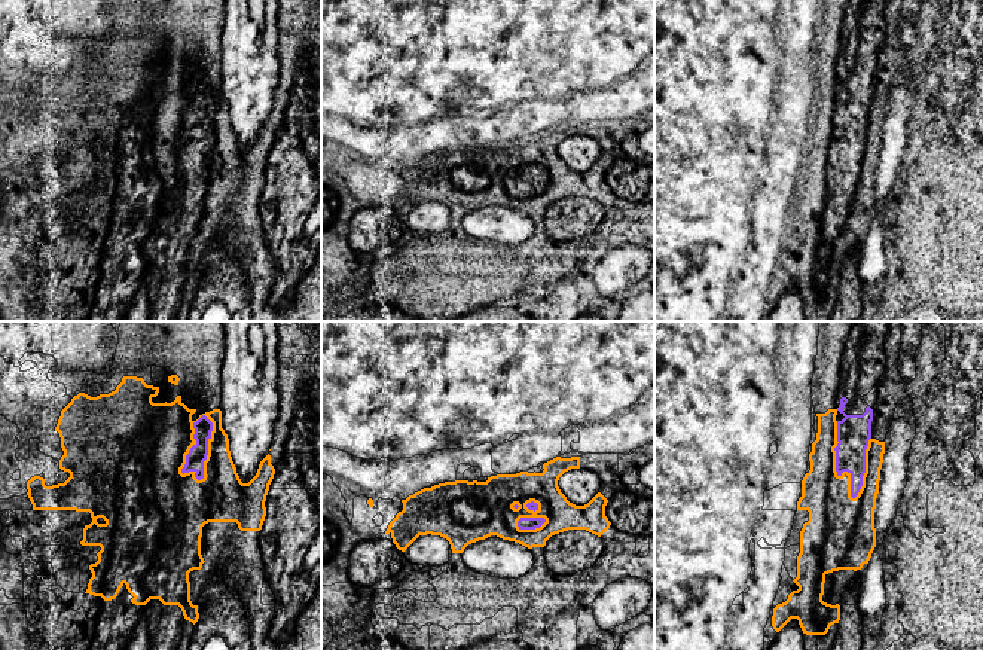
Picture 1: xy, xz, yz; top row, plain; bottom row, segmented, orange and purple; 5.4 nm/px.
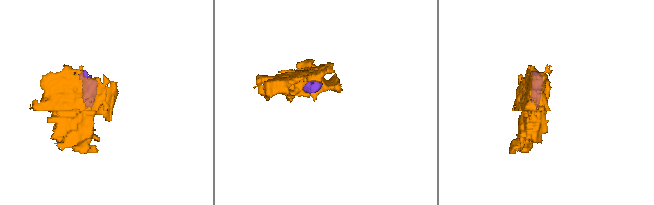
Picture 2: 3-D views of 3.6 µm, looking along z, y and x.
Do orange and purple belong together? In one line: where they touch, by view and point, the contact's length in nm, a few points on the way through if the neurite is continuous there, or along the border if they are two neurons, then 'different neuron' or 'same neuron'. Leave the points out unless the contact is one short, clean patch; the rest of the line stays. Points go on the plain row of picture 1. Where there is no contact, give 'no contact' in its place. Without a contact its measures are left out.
contact yz (835, 133); length 440 nm; different neuron

